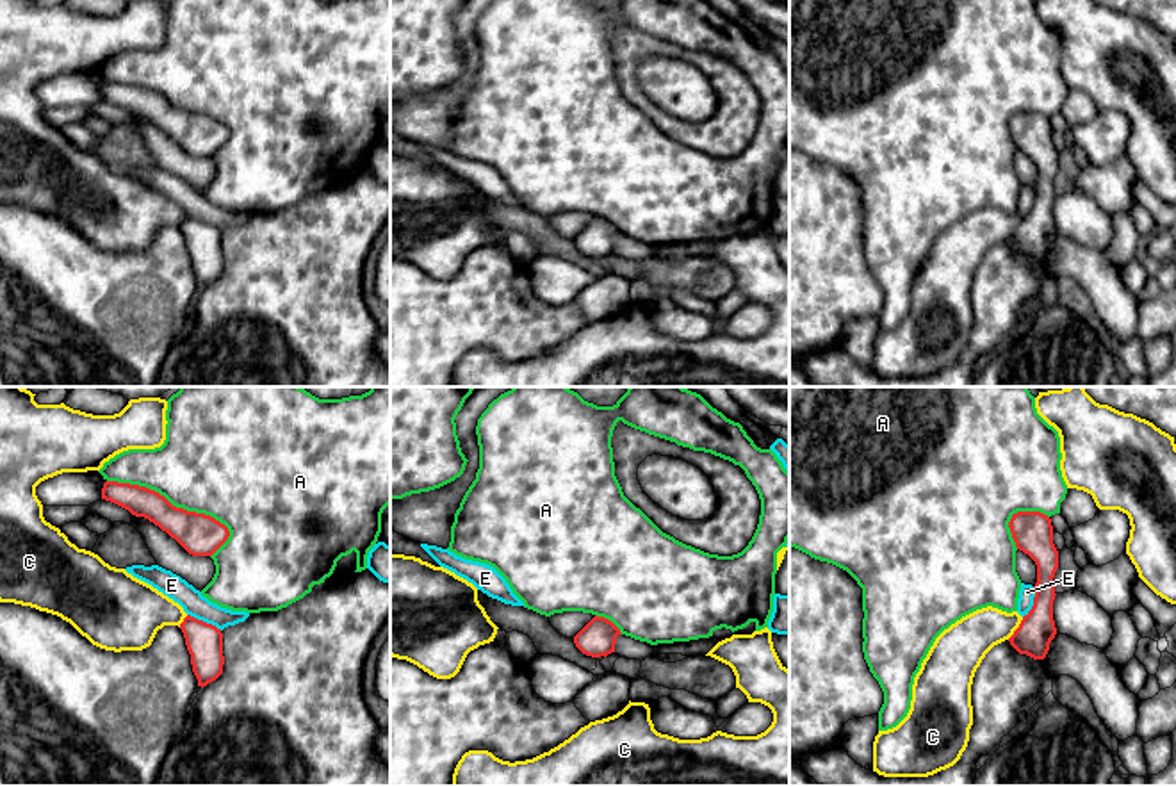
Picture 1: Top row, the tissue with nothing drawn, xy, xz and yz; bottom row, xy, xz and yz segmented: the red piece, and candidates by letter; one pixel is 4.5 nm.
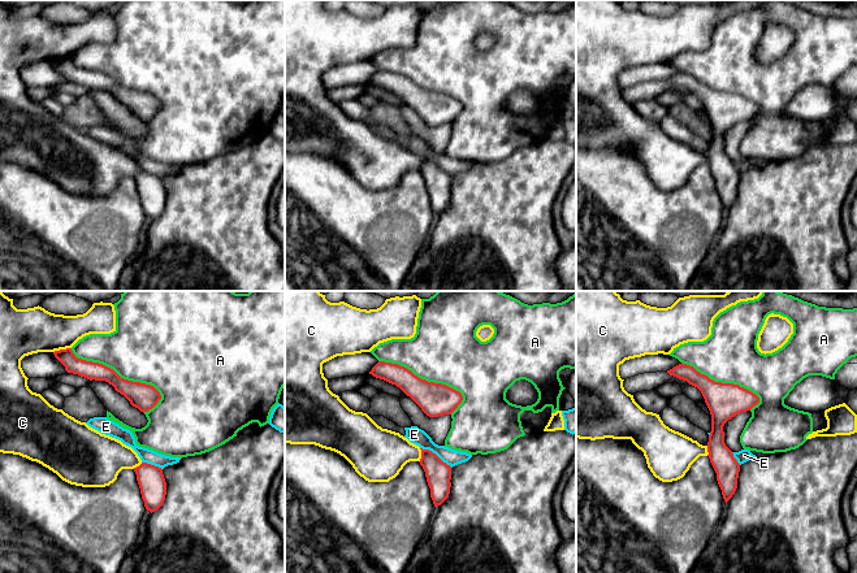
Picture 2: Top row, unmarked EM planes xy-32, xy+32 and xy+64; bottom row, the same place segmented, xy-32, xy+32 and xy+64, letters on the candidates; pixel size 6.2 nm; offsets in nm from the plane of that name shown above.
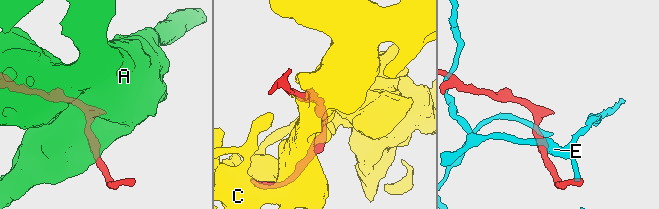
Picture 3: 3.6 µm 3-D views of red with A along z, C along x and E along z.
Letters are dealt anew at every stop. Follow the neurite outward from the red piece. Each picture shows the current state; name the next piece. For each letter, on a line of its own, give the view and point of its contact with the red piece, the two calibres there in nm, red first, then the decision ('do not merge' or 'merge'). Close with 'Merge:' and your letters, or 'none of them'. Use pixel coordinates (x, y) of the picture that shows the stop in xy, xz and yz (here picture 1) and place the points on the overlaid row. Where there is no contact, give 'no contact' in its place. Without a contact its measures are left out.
A: xy (170, 503) | 190/460 nm | merge
C: yz (1018, 628) | 160/200 nm | do not merge
E: xy (205, 622) | 160/110 nm | do not merge
Merge: A

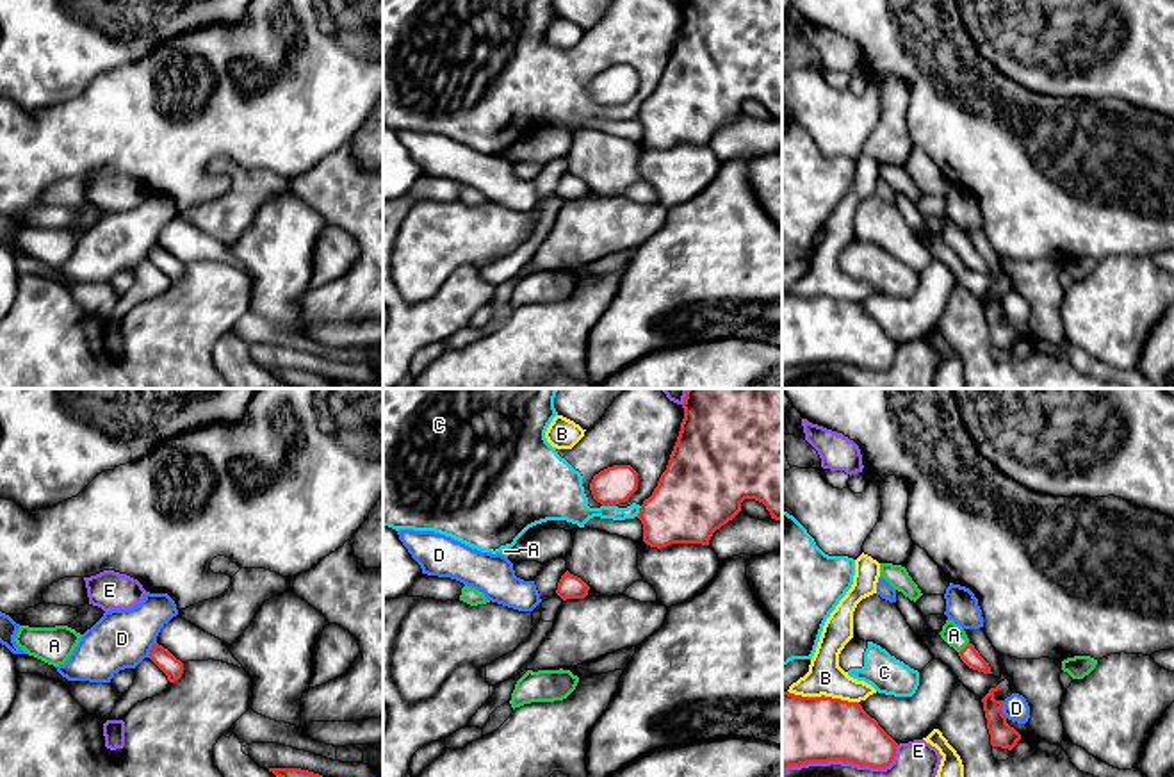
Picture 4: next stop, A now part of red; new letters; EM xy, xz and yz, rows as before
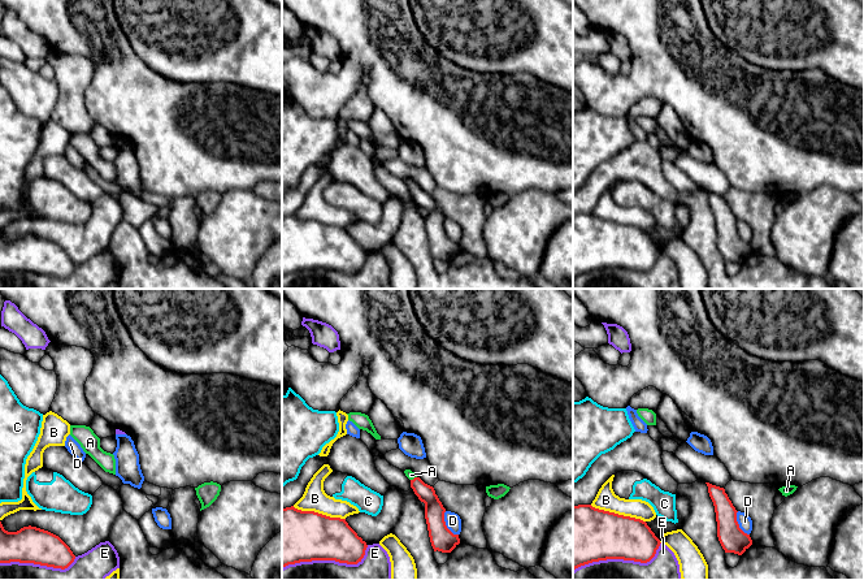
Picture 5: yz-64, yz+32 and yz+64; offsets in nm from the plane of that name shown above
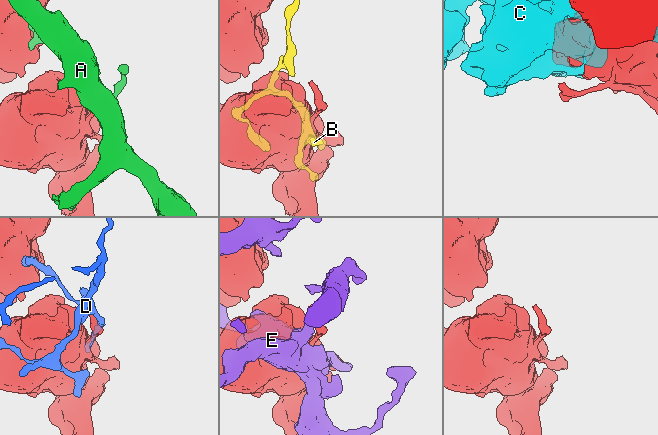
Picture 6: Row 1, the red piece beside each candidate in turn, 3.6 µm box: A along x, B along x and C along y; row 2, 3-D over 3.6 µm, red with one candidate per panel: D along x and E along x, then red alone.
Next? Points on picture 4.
A: yz (964, 647) | 80/100 nm | do not merge
B: yz (823, 695) | 340/160 nm | do not merge
C: xz (610, 505) | 170/240 nm | do not merge
D: yz (1000, 710) | 110/120 nm | do not merge
E: yz (845, 761) | 300/90 nm | do not merge
Merge: none of them

